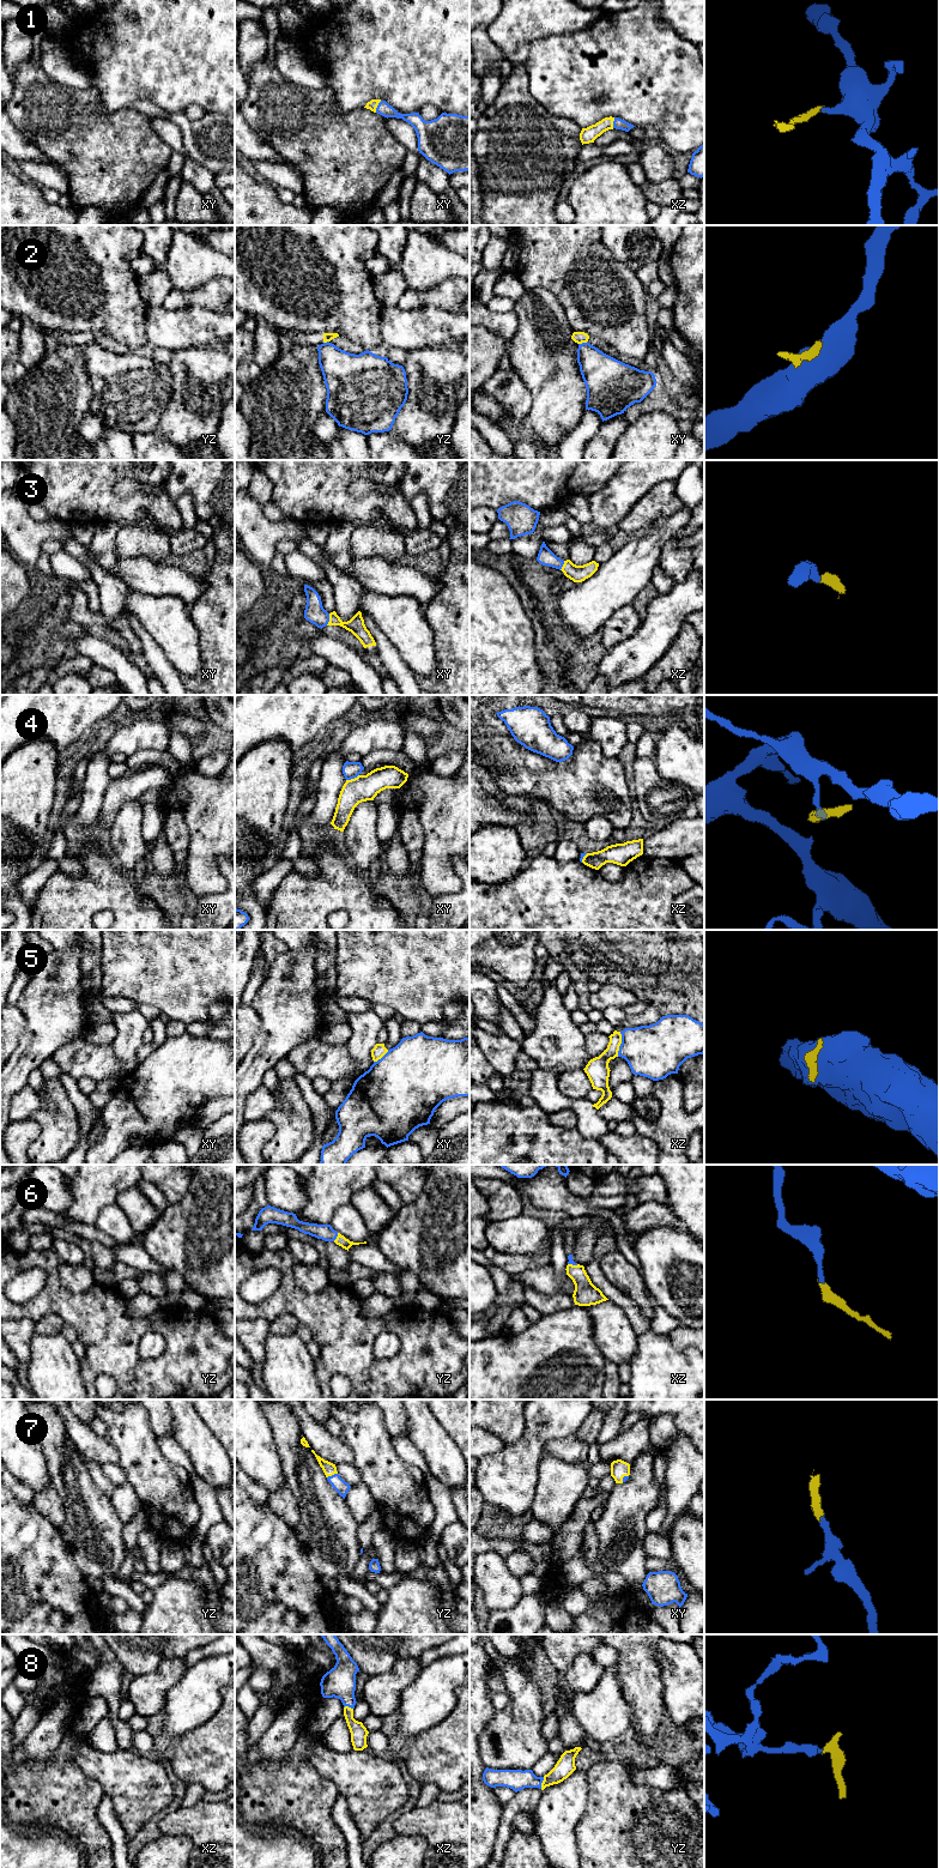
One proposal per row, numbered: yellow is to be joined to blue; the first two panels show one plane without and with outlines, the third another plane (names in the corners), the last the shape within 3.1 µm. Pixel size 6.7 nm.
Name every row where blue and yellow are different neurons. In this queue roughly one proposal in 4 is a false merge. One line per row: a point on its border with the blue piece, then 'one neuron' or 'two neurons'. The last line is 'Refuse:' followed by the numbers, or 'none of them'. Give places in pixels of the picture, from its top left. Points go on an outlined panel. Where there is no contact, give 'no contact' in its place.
1: contact xy (377, 107); one neuron
2: contact xy (582, 343); two neurons
3: contact xy (328, 620); one neuron
4: contact xy (352, 778); two neurons
5: contact xz (621, 1044); two neurons
6: contact yz (337, 1235); one neuron
7: contact yz (332, 1475); one neuron
8: contact yz (541, 1782); one neuron
Refuse: 2, 4, 5

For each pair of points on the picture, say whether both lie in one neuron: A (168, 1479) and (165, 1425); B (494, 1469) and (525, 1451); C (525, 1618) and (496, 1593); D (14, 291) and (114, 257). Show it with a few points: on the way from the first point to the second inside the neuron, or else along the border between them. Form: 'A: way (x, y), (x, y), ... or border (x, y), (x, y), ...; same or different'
A: border (145, 1412), (150, 1427), (157, 1438); different
B: way (501, 1469), (507, 1469), (518, 1458); same
C: border (523, 1595), (513, 1607), (491, 1612); different
D: way (37, 283), (73, 252), (85, 249), (89, 253); same

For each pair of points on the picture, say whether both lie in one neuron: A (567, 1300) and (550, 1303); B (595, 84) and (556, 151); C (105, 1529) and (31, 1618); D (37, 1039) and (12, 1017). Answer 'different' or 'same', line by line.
A: same
B: different
C: different
D: different

